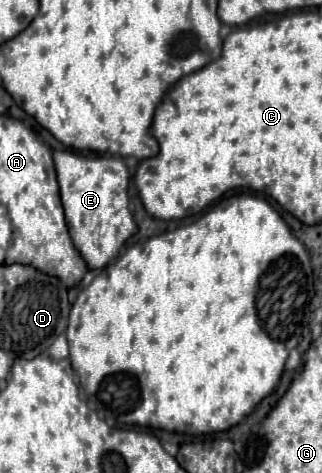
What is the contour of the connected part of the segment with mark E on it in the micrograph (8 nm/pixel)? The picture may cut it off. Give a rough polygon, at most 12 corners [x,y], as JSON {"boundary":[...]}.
{"boundary":[[55,150],[69,236],[89,268],[137,232],[119,156]]}

